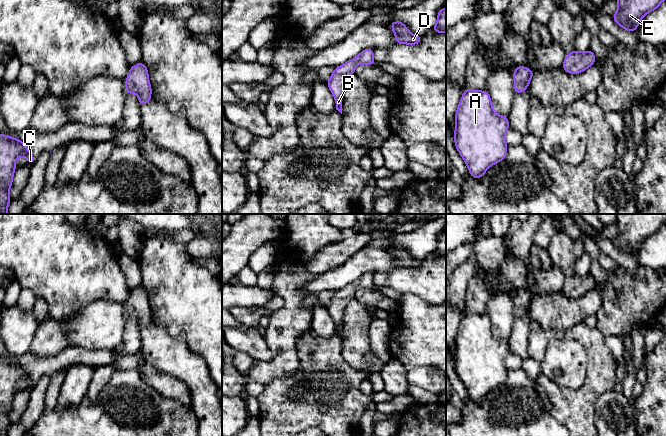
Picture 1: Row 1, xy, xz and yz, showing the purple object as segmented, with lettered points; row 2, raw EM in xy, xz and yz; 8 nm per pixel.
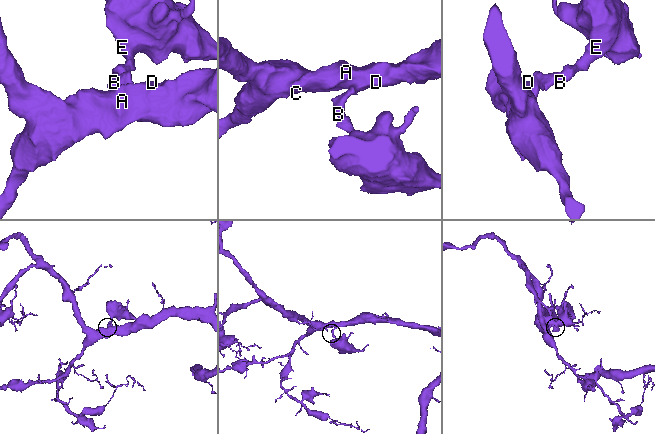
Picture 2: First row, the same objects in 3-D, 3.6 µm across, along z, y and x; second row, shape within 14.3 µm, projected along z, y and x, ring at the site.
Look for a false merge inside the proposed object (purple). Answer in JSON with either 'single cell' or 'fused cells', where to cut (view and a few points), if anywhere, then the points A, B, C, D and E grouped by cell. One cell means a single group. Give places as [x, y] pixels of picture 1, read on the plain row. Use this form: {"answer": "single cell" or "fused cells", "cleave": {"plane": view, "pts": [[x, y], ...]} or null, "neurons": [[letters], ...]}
{"answer": "single cell", "cleave": null, "neurons": [["A", "B", "C", "D", "E"]]}

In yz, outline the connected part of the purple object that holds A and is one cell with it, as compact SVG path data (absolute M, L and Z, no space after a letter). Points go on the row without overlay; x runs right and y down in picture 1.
M466 312L457 331L455 345L455 371L467 389L469 399L480 403L492 389L504 384L507 380L508 369L505 360L510 352L509 342L494 336L487 314Z

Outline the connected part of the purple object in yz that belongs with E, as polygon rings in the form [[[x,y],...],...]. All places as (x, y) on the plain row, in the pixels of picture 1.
[[[618,214],[617,236],[612,239],[616,248],[634,257],[643,241],[656,234],[666,224],[666,214]]]

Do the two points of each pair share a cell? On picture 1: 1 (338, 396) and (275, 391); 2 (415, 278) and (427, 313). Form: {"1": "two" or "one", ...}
{"1": "one", "2": "two"}

